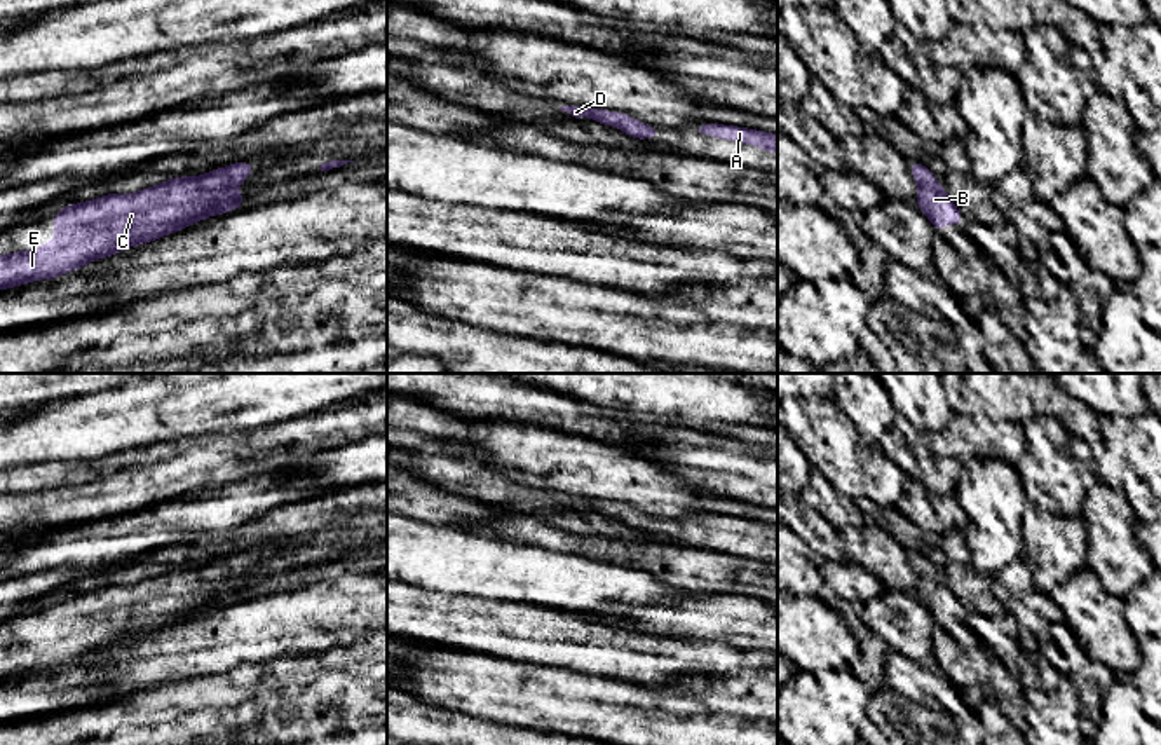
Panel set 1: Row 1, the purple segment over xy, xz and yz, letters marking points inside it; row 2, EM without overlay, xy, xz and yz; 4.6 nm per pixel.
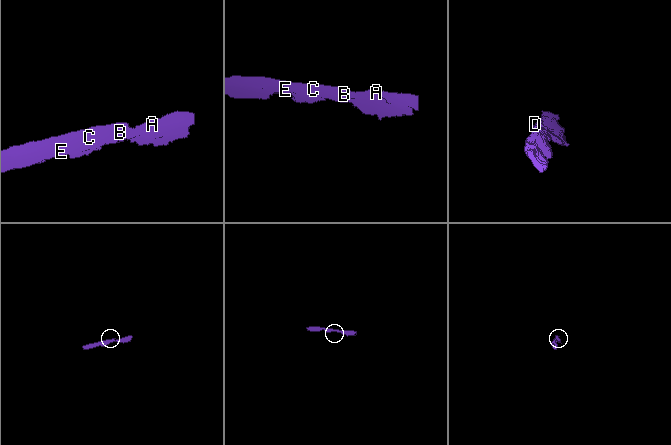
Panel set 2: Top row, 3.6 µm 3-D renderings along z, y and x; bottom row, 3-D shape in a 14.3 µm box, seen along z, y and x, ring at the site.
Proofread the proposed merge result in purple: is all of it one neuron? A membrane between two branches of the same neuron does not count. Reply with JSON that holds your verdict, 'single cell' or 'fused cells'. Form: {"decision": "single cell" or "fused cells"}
{"decision": "single cell"}

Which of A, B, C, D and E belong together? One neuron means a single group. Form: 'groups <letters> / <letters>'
groups A B C D E

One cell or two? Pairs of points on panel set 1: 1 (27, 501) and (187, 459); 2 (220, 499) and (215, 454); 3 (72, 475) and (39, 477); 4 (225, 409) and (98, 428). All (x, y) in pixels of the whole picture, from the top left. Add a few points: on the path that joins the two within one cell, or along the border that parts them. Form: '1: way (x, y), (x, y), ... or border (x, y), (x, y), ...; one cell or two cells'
1: way (67, 501), (88, 501), (115, 494), (147, 494); one cell
2: border (237, 478), (227, 484), (204, 485), (178, 496); two cells
3: way (63, 475), (47, 475); one cell
4: way (194, 409), (152, 409), (129, 417); one cell

